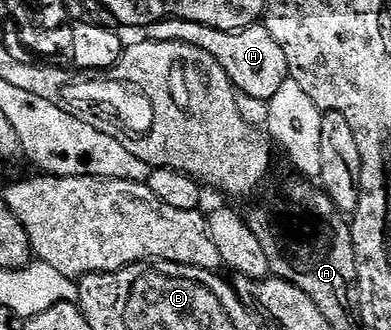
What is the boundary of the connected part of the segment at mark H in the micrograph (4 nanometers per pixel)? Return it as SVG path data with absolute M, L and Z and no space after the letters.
M169 17L145 27L144 34L147 39L159 44L179 42L183 48L195 46L208 52L224 68L224 72L228 72L235 91L242 93L243 90L248 97L255 98L261 104L269 103L270 98L280 92L280 86L290 77L290 65L284 56L284 48L280 48L264 24L248 26L245 30L217 30L187 18Z

